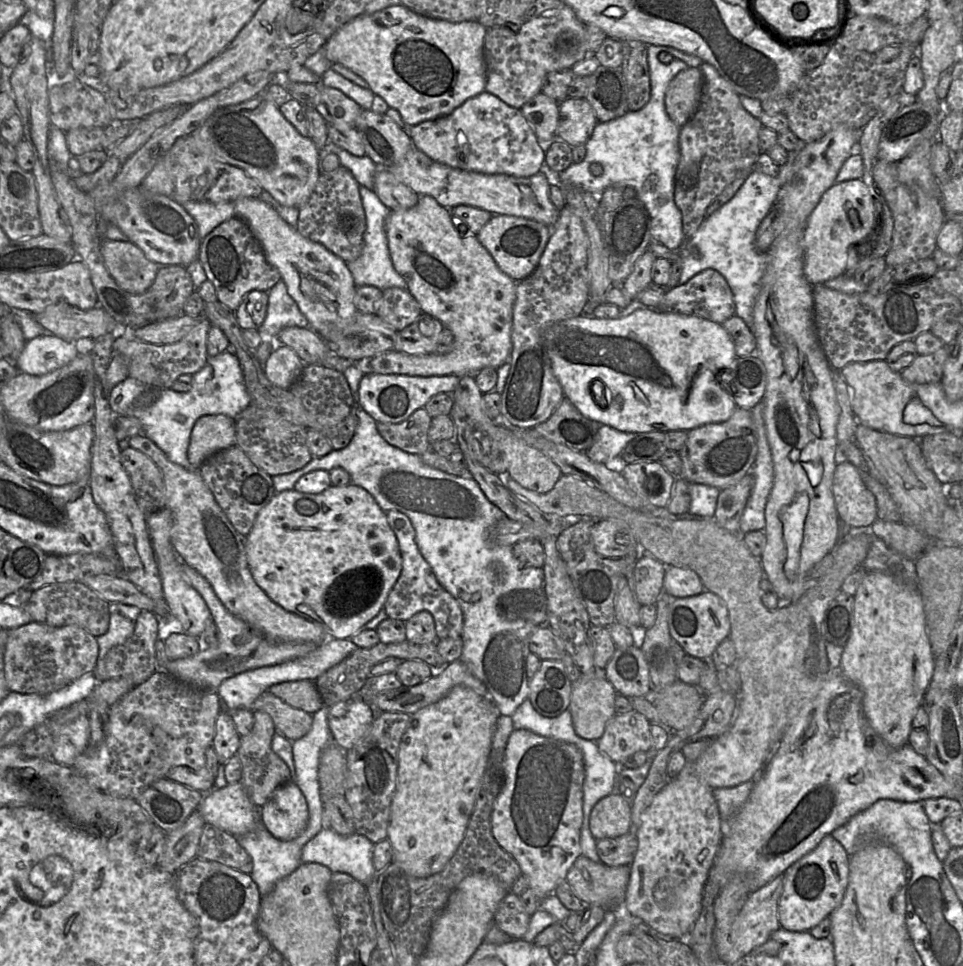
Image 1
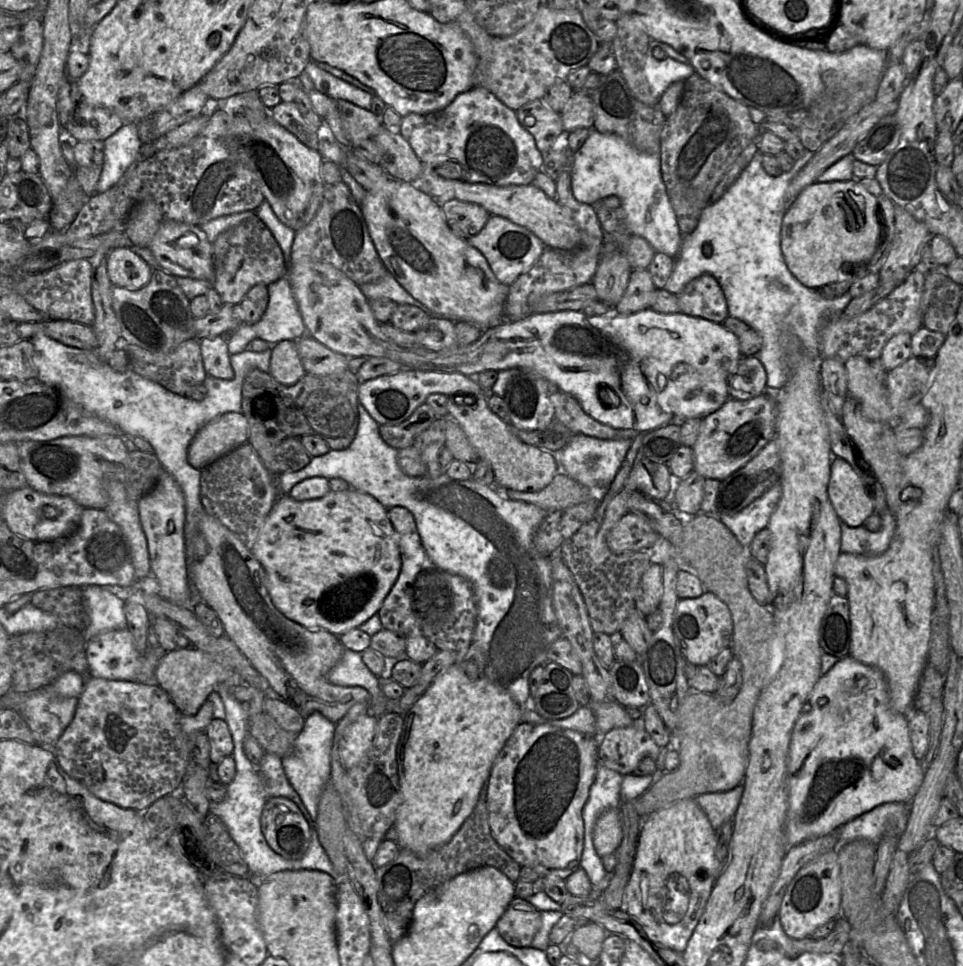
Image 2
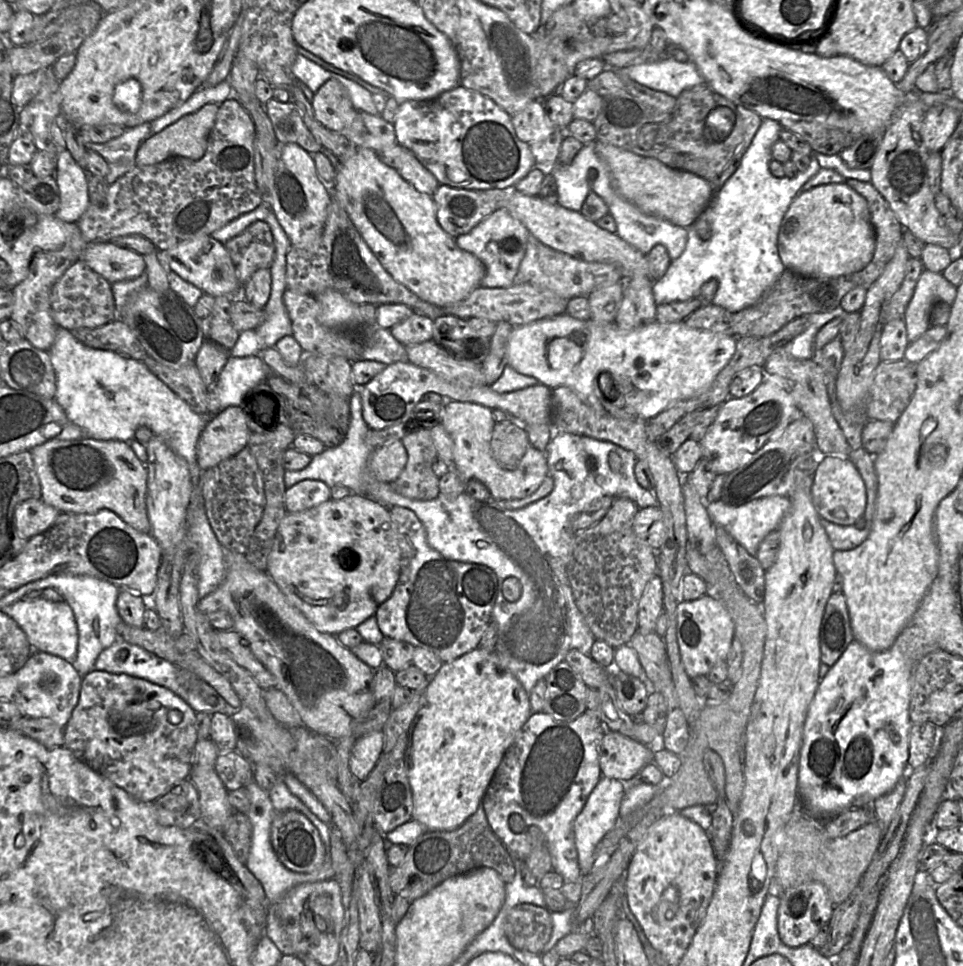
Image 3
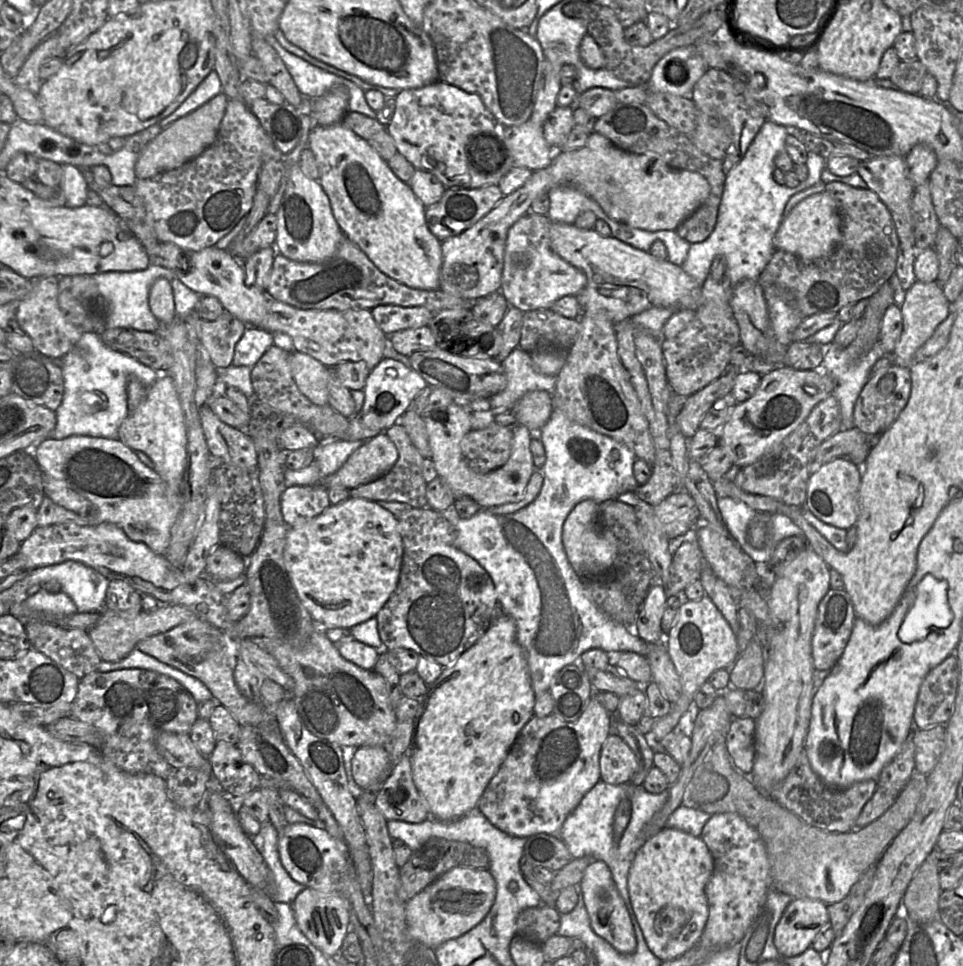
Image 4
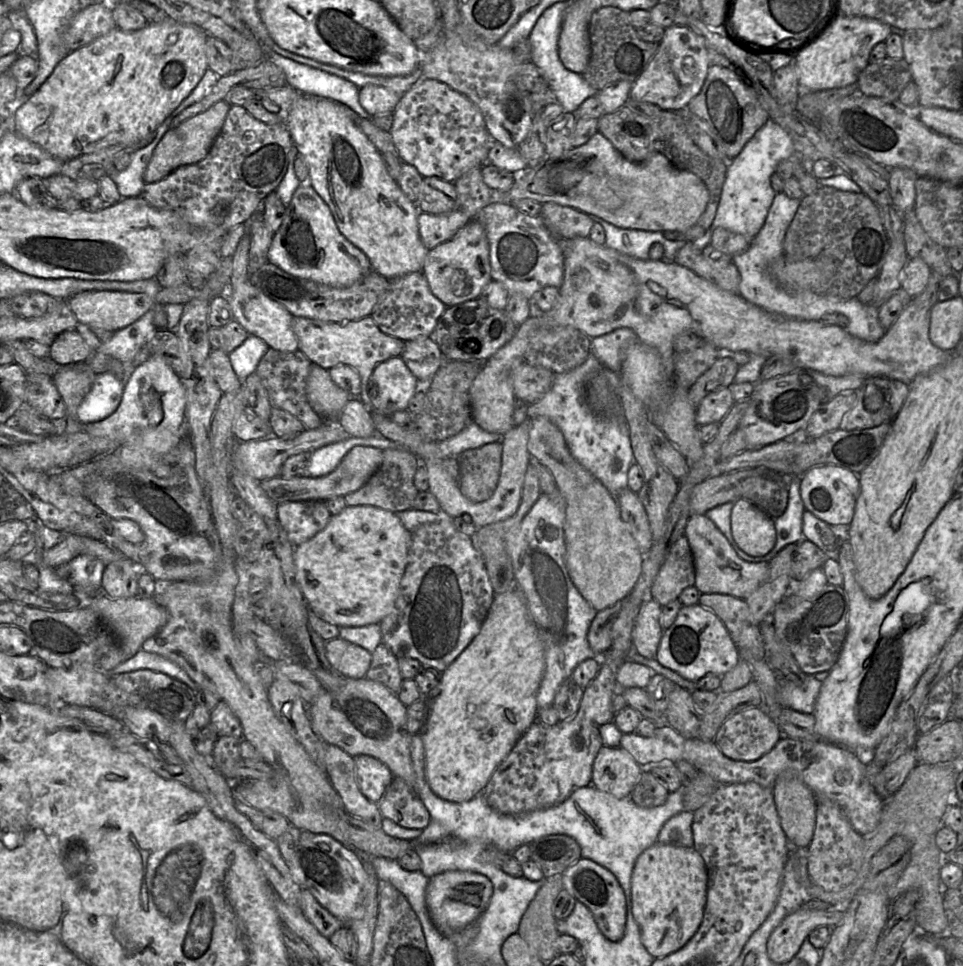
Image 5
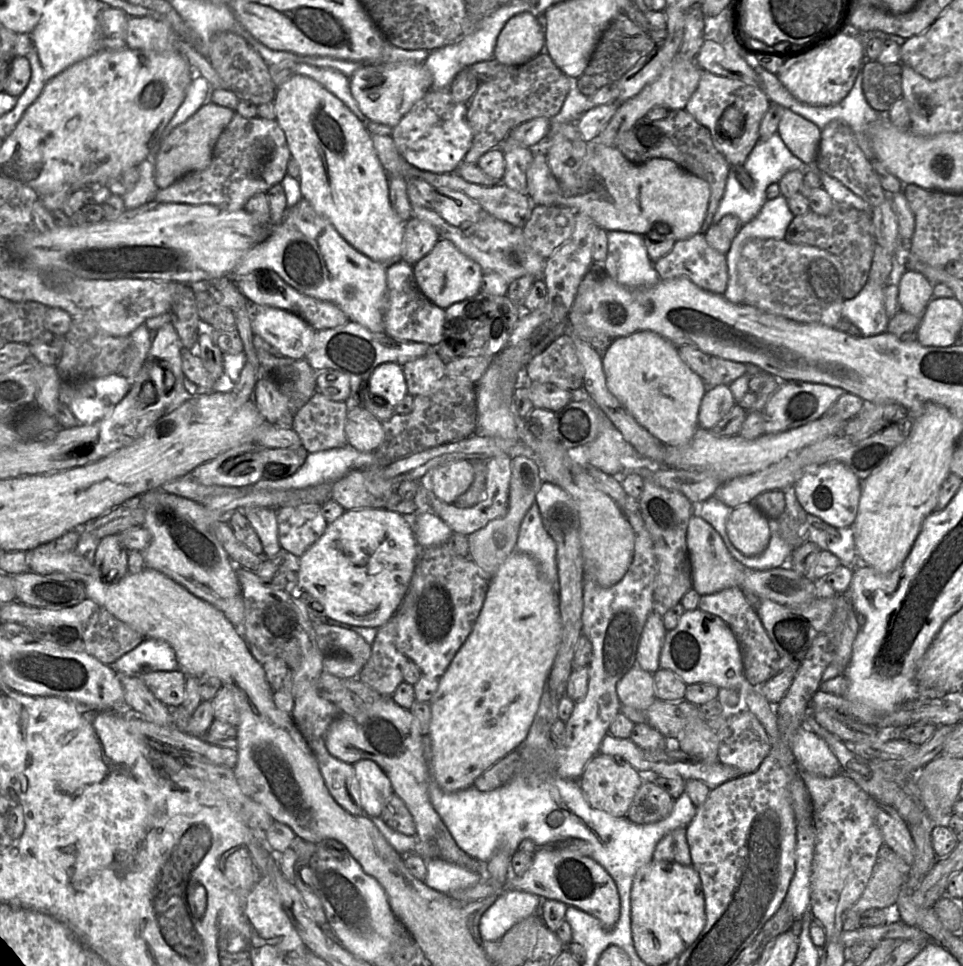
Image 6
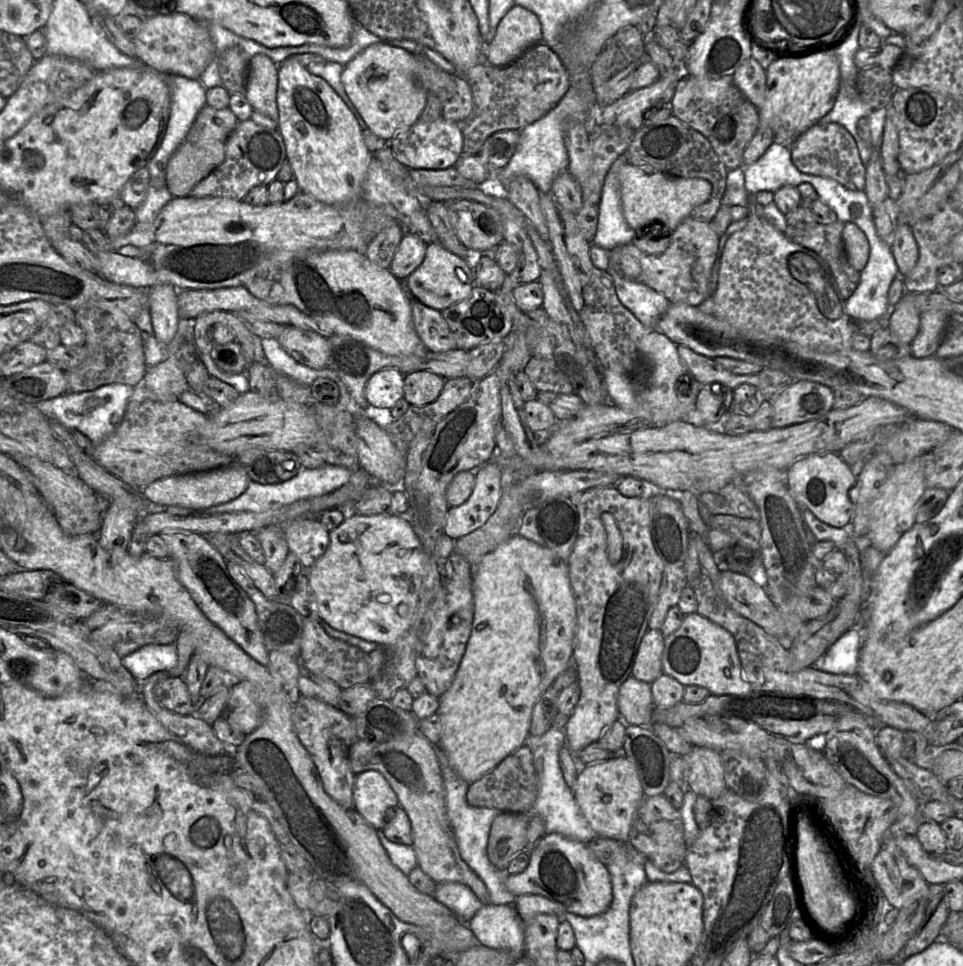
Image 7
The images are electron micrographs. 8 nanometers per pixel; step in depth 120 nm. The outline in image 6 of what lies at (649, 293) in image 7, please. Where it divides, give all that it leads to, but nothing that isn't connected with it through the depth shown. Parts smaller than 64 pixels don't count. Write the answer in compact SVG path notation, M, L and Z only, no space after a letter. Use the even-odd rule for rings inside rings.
M608 230L607 254L603 270L617 283L628 288L654 286L659 277L645 246L645 236Z

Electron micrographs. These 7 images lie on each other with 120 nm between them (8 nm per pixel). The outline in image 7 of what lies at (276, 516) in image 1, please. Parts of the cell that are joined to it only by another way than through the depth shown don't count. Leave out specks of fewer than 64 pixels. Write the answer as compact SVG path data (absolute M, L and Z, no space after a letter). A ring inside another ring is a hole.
M346 511L346 517L343 522L338 527L330 531L330 543L327 550L312 567L306 570L306 574L309 579L315 606L321 619L326 620L338 631L342 631L371 642L376 642L379 646L390 648L390 646L394 645L397 640L409 630L416 619L420 591L425 577L426 562L427 551L415 533L409 519L405 515L396 515L393 513L363 515L358 513L347 513Z

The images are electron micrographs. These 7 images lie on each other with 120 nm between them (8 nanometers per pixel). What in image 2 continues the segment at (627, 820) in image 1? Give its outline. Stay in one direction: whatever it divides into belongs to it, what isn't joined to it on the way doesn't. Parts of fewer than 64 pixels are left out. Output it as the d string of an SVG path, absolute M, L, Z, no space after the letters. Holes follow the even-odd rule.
M620 808L604 811L596 820L593 829L593 845L601 858L614 853L623 836Z

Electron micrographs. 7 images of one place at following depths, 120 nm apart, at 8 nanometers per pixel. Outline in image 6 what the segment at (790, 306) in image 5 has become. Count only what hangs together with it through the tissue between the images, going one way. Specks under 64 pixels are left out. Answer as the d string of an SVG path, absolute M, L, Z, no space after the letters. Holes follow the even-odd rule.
M779 195L767 200L758 215L742 225L725 255L728 266L728 284L724 293L729 301L741 303L744 300L744 291L738 283L737 264L745 243L754 238L784 240L786 229L793 217L786 198Z

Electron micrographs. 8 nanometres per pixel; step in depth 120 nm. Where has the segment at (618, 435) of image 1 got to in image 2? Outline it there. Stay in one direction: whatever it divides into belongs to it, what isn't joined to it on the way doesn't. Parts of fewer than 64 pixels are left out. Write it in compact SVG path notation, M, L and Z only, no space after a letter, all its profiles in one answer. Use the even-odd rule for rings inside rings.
M575 434L566 447L556 453L560 471L573 480L592 490L606 489L615 479L627 452L632 438L604 440L587 435Z

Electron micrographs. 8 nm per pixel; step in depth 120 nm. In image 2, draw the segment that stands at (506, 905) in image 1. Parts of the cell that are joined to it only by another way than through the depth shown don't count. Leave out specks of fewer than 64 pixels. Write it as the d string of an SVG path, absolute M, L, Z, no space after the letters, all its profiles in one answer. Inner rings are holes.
M514 897L496 924L506 943L513 947L531 947L541 928L541 912L529 901Z

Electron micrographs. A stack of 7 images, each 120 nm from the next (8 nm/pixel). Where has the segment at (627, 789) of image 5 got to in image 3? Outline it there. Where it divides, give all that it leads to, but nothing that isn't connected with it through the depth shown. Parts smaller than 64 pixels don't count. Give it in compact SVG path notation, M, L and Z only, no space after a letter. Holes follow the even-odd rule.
M606 730L601 747L599 764L601 774L607 778L627 781L654 759L654 749L619 732Z

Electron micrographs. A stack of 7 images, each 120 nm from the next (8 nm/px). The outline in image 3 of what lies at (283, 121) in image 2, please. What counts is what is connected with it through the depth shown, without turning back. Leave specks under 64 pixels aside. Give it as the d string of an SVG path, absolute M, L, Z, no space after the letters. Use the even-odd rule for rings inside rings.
M272 98L264 104L264 108L279 142L296 143L309 153L323 150L323 146L305 125L295 103L284 103Z

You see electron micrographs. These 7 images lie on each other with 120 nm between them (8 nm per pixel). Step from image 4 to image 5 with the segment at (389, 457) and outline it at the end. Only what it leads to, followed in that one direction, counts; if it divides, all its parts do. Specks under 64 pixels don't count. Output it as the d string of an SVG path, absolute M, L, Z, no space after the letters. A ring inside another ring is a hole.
M356 446L341 460L329 474L322 477L294 476L292 478L274 477L261 481L261 488L276 504L294 501L328 501L337 496L345 496L361 488L380 467L384 450L370 446Z

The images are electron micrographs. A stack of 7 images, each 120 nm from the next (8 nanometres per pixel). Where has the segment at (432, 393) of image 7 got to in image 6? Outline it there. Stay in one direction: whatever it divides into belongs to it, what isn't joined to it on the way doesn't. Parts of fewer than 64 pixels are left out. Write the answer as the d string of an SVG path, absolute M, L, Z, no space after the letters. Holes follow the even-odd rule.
M436 350L407 362L403 369L408 394L415 397L434 390L438 383L445 378L445 363Z

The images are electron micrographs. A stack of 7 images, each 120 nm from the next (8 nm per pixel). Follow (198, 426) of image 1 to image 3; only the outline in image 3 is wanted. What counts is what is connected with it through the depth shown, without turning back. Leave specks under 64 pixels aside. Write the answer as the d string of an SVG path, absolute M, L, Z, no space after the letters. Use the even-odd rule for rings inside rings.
M229 406L212 416L196 447L197 463L206 471L247 446L248 426L241 406Z

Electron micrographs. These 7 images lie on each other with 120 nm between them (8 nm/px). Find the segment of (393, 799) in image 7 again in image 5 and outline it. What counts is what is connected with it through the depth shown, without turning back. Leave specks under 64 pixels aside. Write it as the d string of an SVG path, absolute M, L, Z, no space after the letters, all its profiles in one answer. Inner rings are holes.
M361 754L354 757L355 779L362 794L370 801L379 804L394 775L379 759Z

